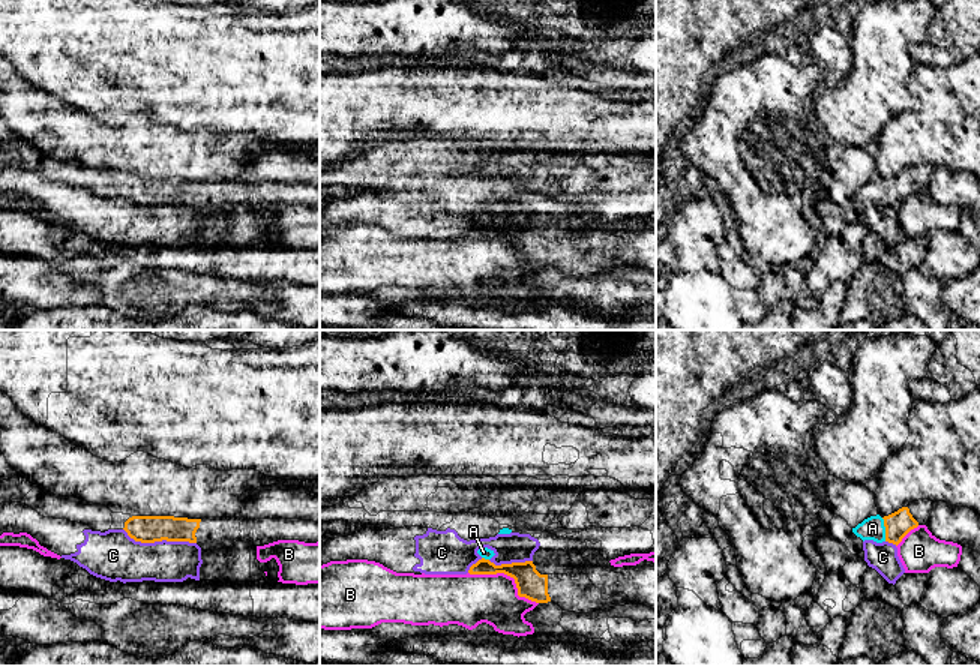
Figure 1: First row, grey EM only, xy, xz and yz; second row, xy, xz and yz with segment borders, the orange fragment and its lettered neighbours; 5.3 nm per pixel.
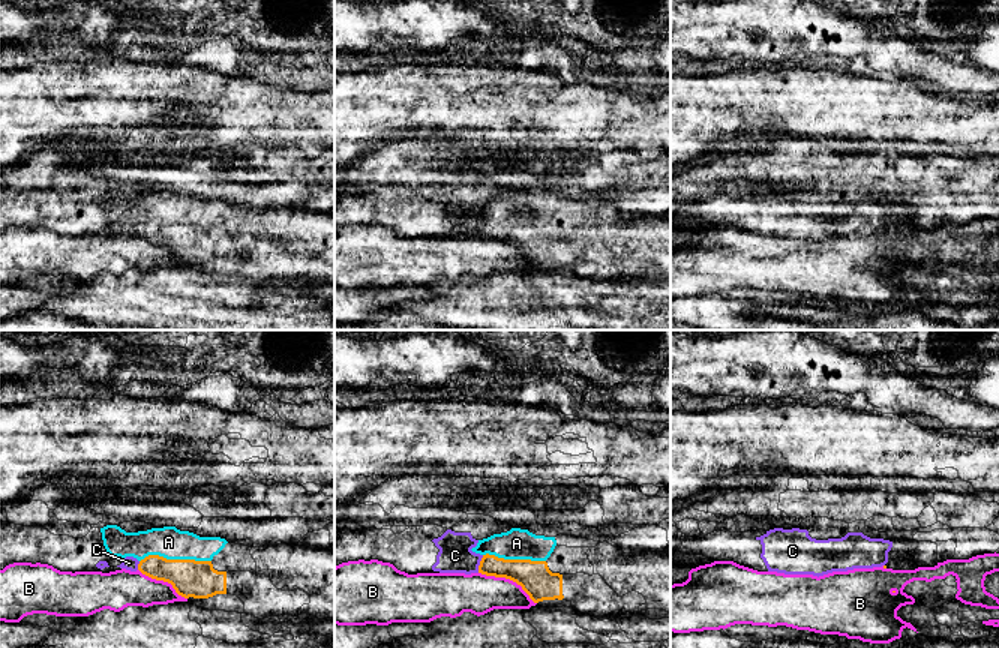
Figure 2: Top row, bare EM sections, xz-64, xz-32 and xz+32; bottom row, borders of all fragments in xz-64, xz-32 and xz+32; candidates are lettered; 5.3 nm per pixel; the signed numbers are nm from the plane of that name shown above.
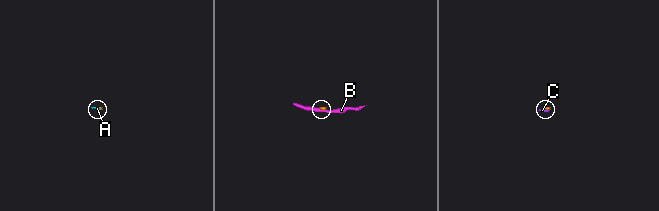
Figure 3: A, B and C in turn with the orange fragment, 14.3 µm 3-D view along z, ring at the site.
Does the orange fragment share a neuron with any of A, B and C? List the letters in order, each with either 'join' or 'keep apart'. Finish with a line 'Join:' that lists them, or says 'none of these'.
A: join
B: keep apart
C: keep apart
Join: A

